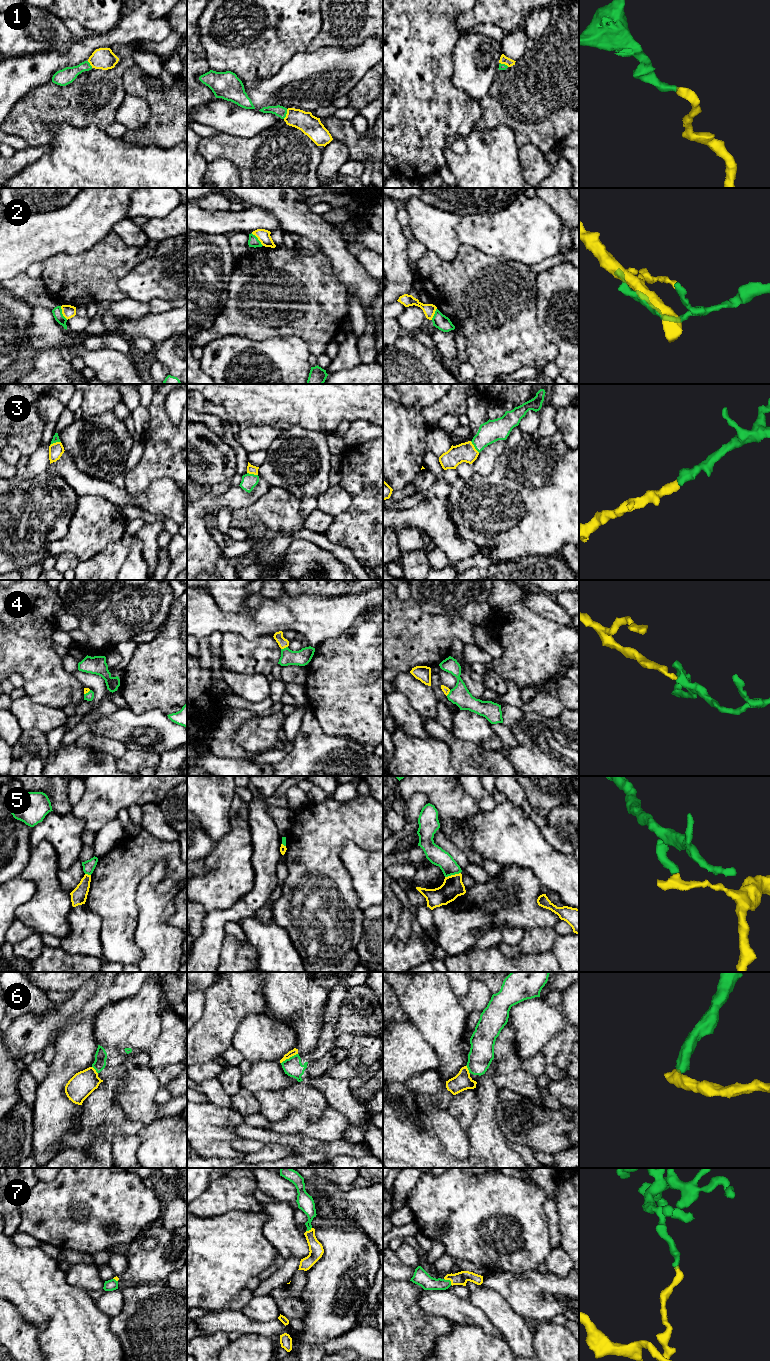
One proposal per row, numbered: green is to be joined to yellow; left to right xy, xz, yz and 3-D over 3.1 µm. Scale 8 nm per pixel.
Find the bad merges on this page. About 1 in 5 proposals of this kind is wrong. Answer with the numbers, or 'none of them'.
2, 5, 6

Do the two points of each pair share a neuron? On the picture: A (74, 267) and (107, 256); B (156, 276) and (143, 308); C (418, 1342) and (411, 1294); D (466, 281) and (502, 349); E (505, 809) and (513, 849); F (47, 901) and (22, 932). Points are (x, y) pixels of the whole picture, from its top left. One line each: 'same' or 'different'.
A: same
B: different
C: same
D: same
E: same
F: different

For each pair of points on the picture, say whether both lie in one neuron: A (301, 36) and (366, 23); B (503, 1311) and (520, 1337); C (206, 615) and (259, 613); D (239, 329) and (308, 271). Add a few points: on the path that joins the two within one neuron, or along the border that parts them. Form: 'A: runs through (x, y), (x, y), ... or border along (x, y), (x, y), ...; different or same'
A: border along (321, 10), (320, 31), (305, 50); different
B: runs through (503, 1317), (516, 1331); same
C: runs through (220, 621), (248, 621); same
D: runs through (234, 301), (235, 292), (242, 289), (283, 289); same

